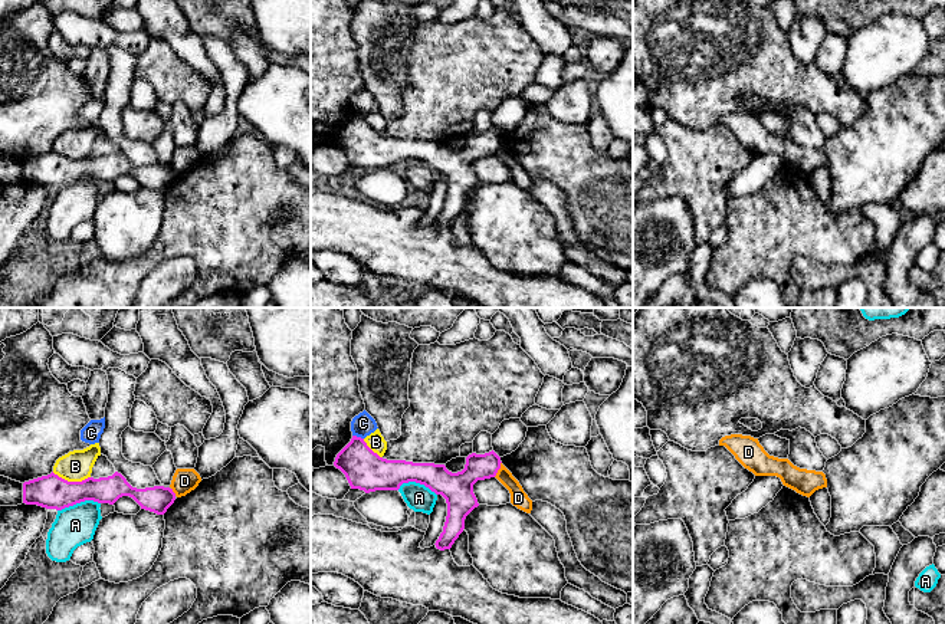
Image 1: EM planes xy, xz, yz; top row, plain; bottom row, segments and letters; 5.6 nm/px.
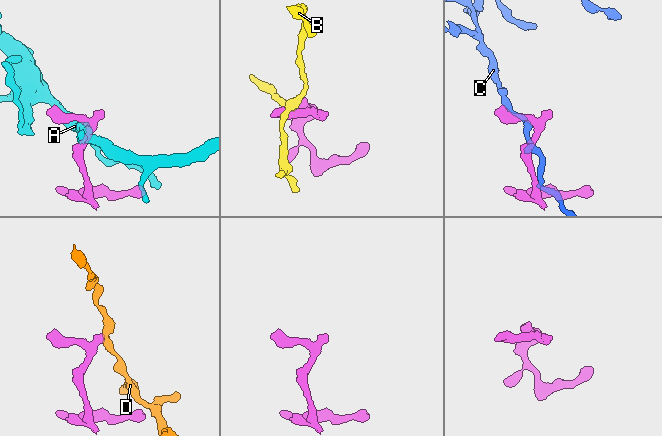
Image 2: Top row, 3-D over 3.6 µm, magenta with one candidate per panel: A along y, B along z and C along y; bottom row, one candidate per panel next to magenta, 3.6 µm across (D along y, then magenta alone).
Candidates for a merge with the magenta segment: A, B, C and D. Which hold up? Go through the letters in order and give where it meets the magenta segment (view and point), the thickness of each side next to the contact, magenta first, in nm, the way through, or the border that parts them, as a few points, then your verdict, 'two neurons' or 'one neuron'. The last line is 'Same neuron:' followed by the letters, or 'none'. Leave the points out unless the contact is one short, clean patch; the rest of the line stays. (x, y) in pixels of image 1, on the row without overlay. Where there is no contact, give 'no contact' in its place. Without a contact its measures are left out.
A: contact xy (78, 180); calibres 190 and 220 nm; border xy (99, 180), (81, 179), (58, 189); two neurons
B: contact xy (71, 160); calibres 190 and 170 nm; border xy (52, 150), (68, 158), (89, 156); two neurons
C: contact xz (358, 115); calibres 220 and 130 nm; border xz (353, 112), (363, 117); two neurons
D: contact xz (498, 147); calibres 180 and 100 nm; border xz (501, 140), (494, 154); two neurons
Same neuron: none

